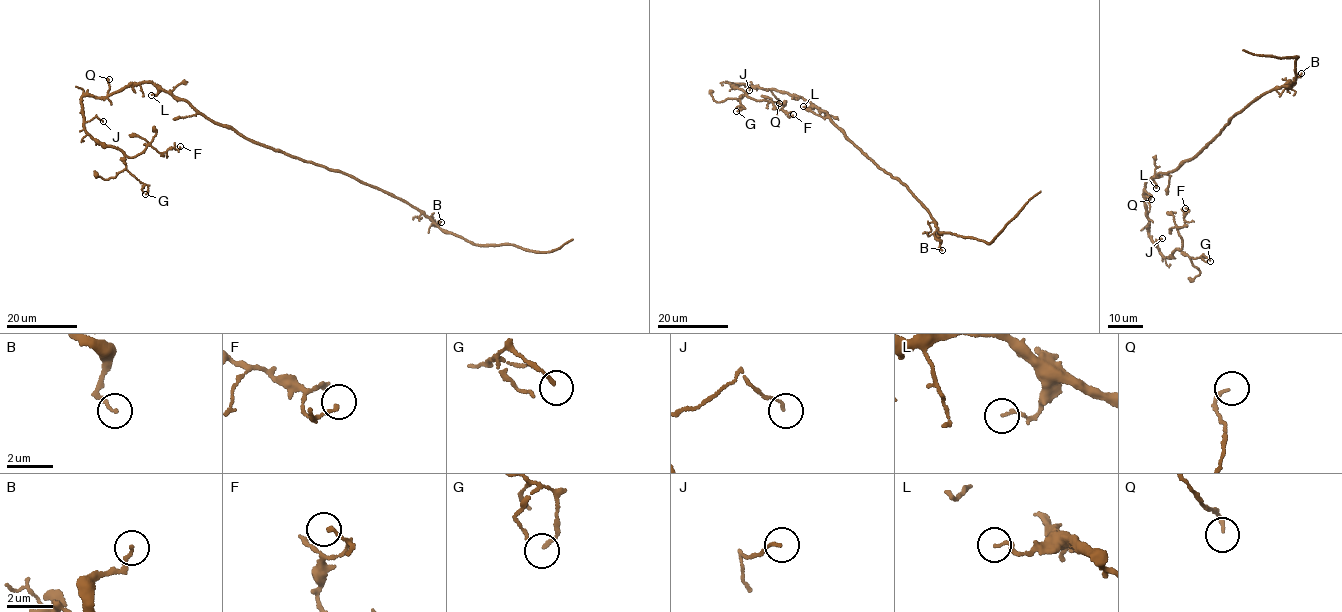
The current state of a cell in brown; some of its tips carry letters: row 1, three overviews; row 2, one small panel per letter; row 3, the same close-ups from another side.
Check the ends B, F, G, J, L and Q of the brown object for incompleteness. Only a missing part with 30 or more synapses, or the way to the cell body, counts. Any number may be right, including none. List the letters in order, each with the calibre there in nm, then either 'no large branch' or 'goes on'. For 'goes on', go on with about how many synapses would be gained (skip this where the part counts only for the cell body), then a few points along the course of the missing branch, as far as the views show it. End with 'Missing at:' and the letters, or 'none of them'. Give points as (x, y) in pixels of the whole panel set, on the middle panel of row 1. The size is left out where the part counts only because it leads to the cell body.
B: calibre 130 nm; no large branch
F: calibre 150 nm; no large branch
G: calibre 140 nm; no large branch
J: calibre 100 nm; no large branch
L: calibre 110 nm; no large branch
Q: calibre 130 nm; no large branch
Missing at: none of them

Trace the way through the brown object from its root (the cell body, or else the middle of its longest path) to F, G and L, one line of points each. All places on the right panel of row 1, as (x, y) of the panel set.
F: (1203, 147), (1175, 170), (1146, 182), (1149, 237), (1164, 256), (1182, 247), (1177, 228), (1184, 224), (1185, 208)
G: (1203, 147), (1175, 170), (1147, 180), (1145, 203), (1149, 237), (1159, 253), (1168, 257), (1177, 249), (1210, 261)
L: (1203, 147), (1175, 170), (1160, 173), (1152, 179), (1156, 188)

